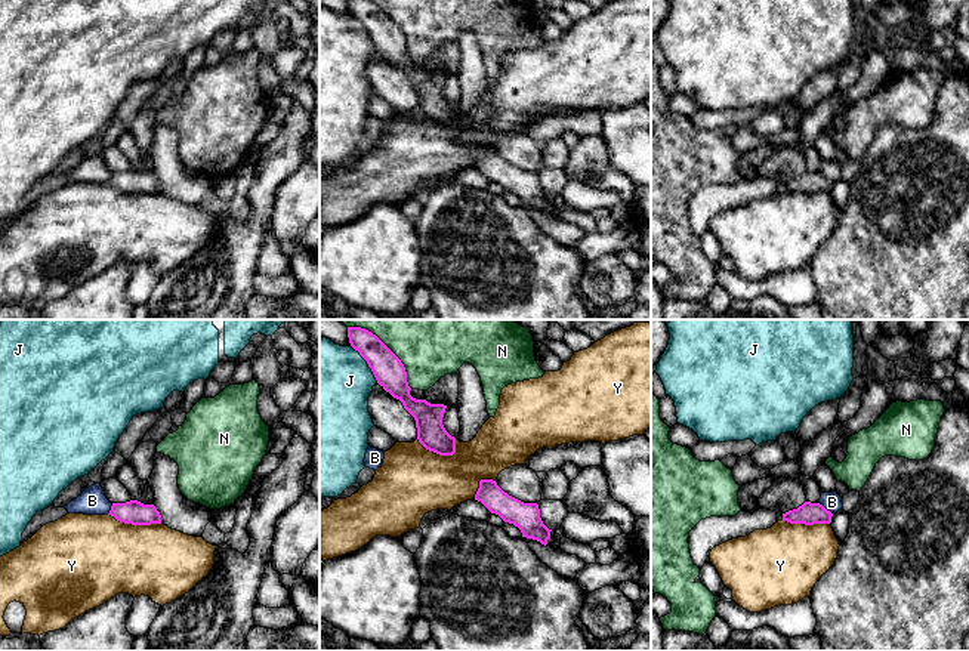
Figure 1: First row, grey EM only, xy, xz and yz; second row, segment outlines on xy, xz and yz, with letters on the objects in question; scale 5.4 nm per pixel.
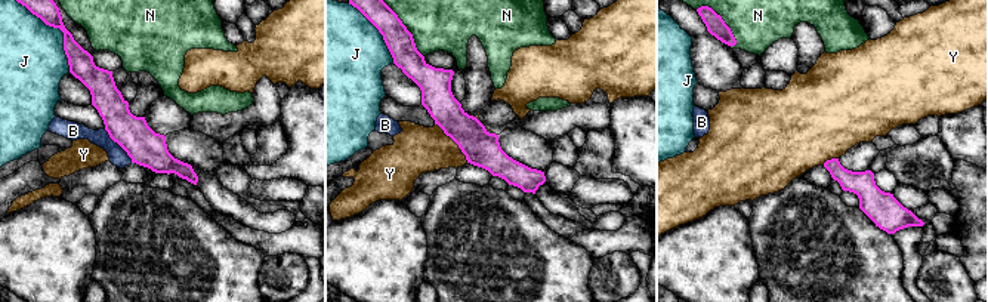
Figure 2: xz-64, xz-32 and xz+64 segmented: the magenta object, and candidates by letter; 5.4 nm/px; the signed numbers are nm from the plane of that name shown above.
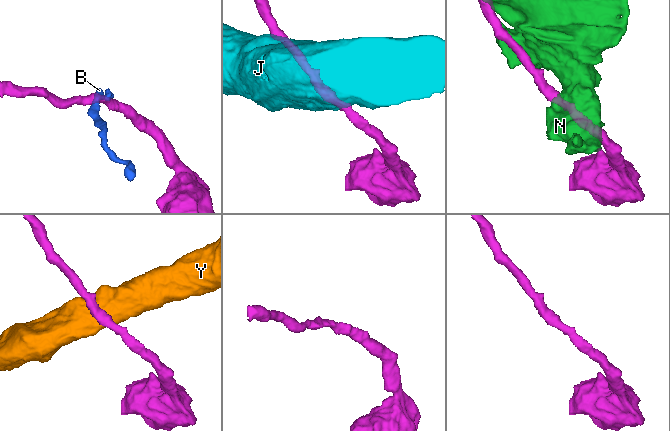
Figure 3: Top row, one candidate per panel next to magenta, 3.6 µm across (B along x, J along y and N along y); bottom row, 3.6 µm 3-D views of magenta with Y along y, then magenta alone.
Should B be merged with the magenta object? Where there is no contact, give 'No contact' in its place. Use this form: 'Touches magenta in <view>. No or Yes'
Touches magenta in yz. No

